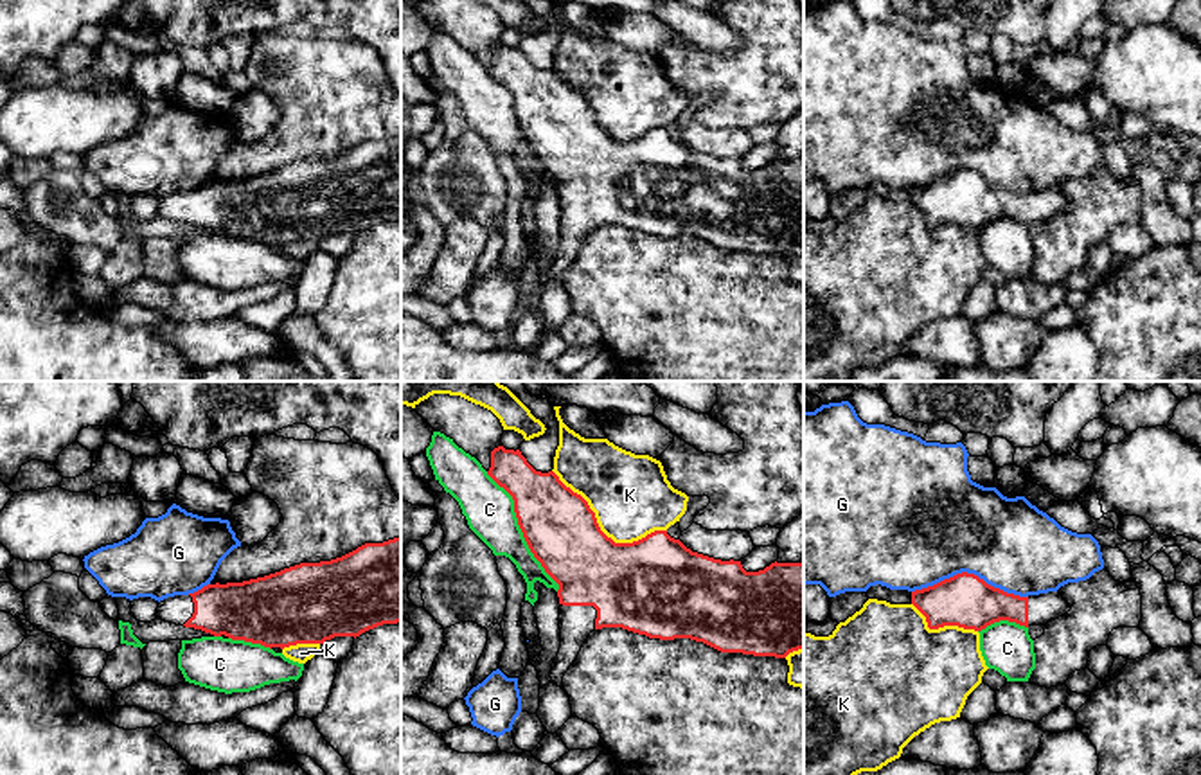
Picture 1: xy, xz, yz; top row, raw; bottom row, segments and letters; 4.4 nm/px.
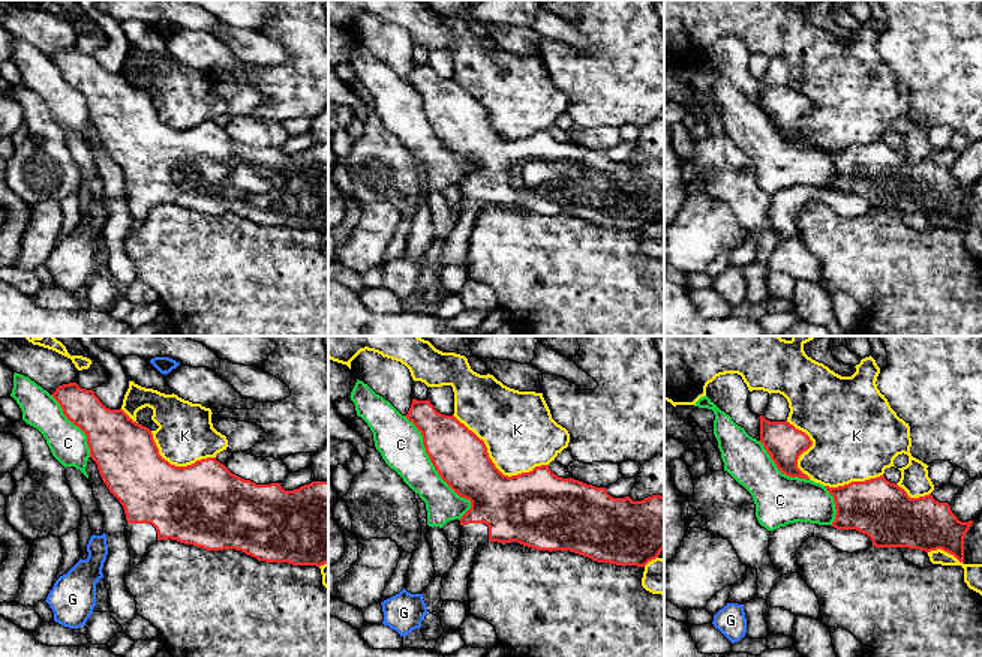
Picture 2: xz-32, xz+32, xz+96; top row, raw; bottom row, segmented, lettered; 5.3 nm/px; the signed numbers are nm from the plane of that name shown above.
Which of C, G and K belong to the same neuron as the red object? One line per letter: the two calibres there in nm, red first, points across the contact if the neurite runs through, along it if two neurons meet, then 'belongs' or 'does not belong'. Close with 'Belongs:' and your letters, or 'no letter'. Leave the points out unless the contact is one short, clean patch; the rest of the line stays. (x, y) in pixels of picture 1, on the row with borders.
C: 320/220 nm | does not belong
G: 240/460 nm | does not belong
K: 360/360 nm | does not belong
Belongs: no letter

